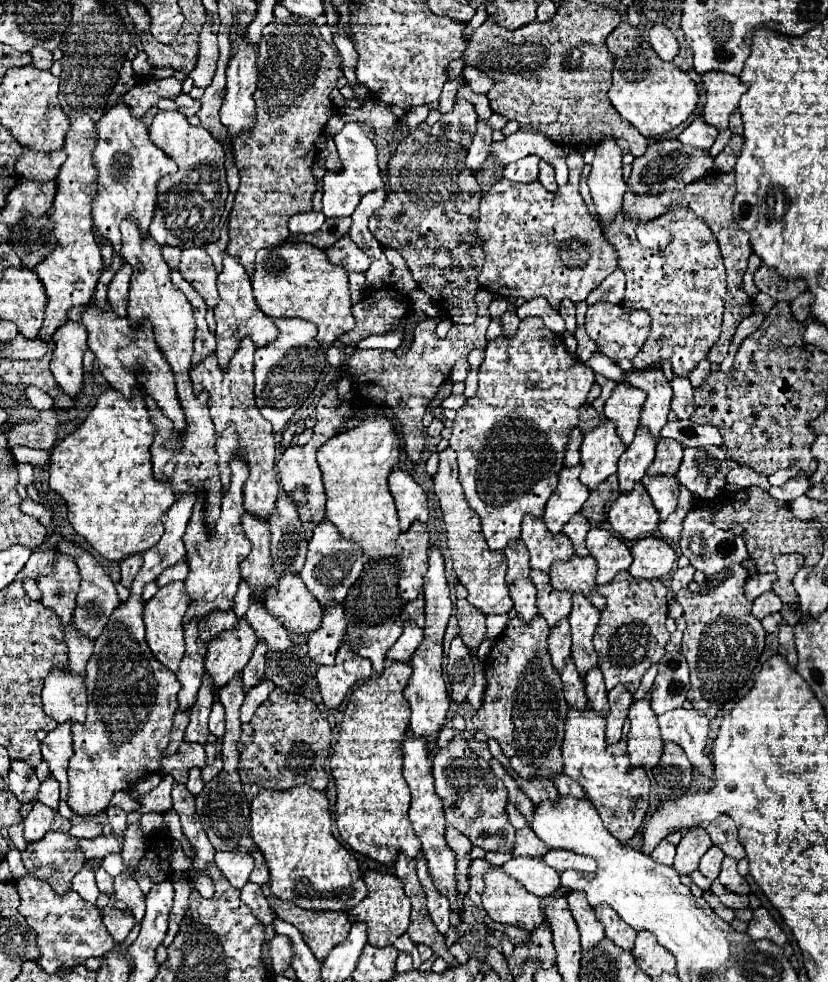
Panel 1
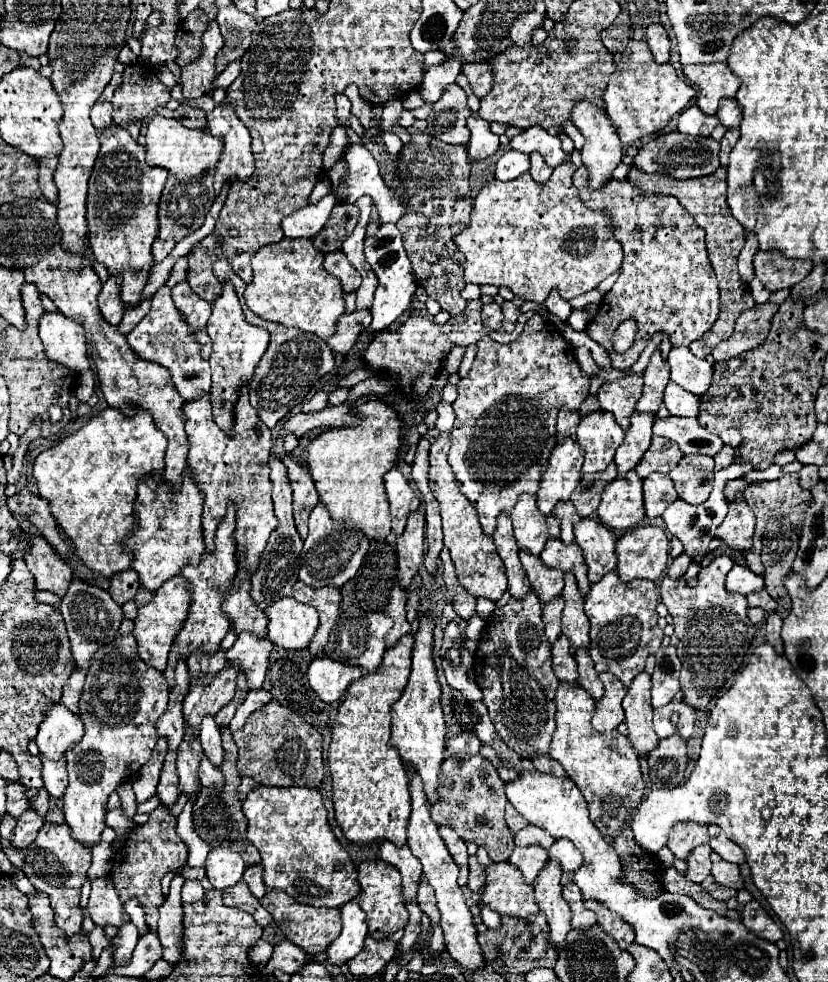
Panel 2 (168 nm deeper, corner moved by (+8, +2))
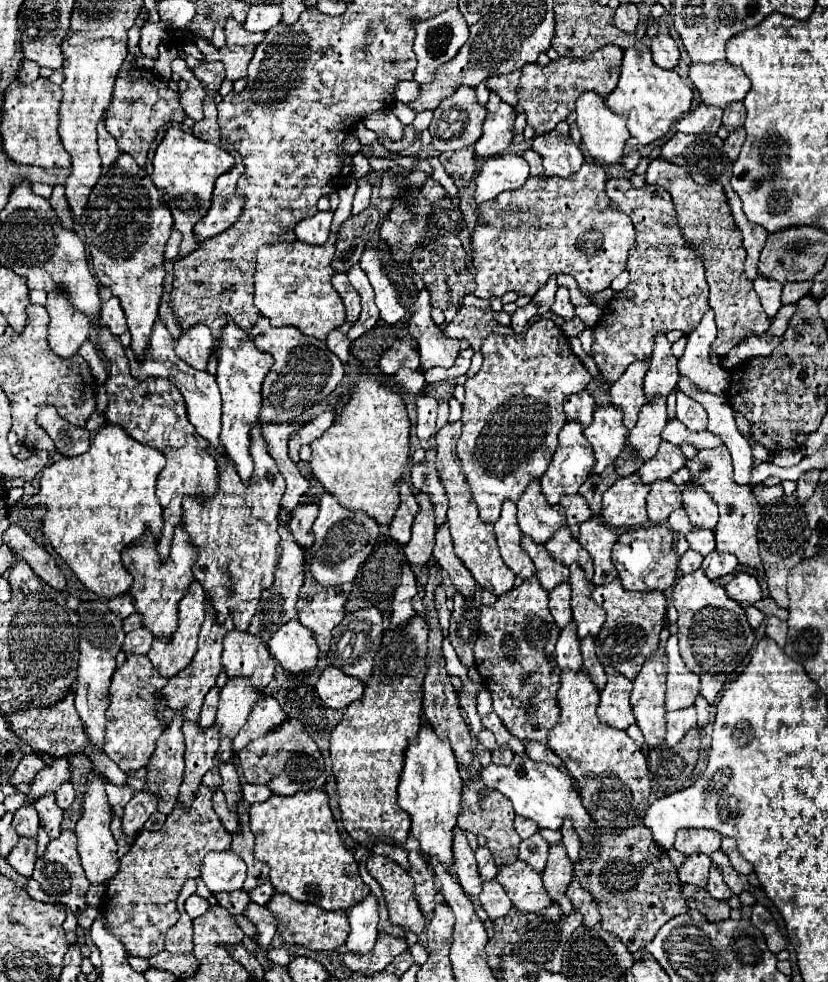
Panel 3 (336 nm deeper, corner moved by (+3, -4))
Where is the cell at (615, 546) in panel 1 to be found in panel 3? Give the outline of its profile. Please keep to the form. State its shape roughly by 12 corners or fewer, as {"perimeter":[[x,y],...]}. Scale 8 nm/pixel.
{"perimeter":[[591,518],[577,540],[593,558],[593,584],[615,580],[615,530]]}

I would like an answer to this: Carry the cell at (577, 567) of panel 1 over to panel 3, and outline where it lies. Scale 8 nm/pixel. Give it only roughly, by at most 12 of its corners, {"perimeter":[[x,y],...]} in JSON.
{"perimeter":[[567,526],[545,544],[565,566],[577,562],[587,580],[593,578],[593,560],[571,536]]}

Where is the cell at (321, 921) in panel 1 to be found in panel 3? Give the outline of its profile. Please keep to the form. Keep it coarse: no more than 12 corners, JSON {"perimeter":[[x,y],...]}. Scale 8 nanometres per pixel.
{"perimeter":[[273,894],[267,908],[287,944],[327,952],[349,934],[343,910],[327,912]]}

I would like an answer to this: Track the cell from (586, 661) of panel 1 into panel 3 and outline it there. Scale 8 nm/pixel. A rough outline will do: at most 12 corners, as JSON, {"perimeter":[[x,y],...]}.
{"perimeter":[[571,564],[571,610],[577,636],[595,638],[605,612],[591,598],[593,584]]}

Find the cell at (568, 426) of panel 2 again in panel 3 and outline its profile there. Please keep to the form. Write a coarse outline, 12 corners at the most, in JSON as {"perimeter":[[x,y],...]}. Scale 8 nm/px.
{"perimeter":[[587,390],[565,400],[567,420],[591,424],[595,402]]}

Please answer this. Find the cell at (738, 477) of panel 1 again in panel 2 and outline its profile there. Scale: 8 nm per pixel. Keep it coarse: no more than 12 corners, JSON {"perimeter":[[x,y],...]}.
{"perimeter":[[772,464],[744,476],[747,483],[771,481],[782,476],[782,467]]}

